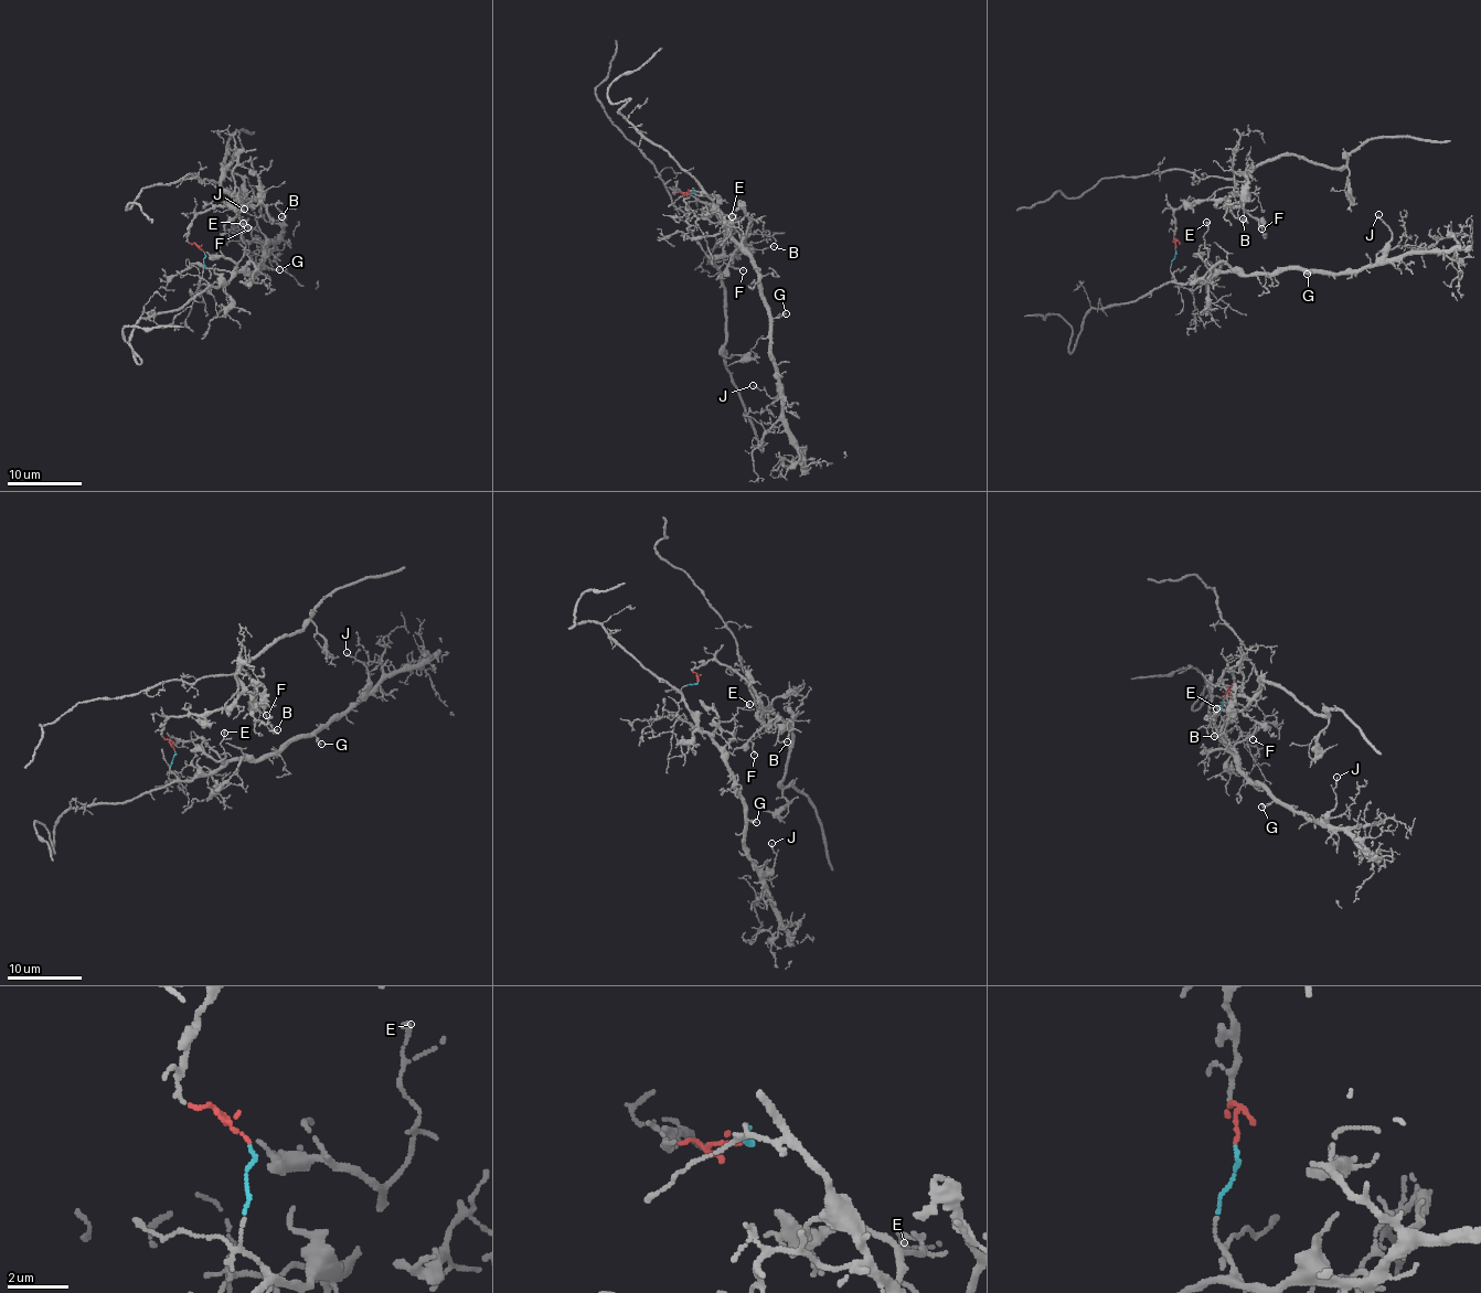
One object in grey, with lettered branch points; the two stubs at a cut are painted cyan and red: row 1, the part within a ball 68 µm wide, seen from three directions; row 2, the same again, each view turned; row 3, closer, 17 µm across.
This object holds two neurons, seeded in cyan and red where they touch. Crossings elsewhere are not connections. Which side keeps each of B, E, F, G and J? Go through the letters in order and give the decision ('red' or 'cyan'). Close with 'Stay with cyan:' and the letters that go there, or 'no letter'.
B: red
E: cyan
F: red
G: cyan
J: cyan
Stay with cyan: E, G, J

